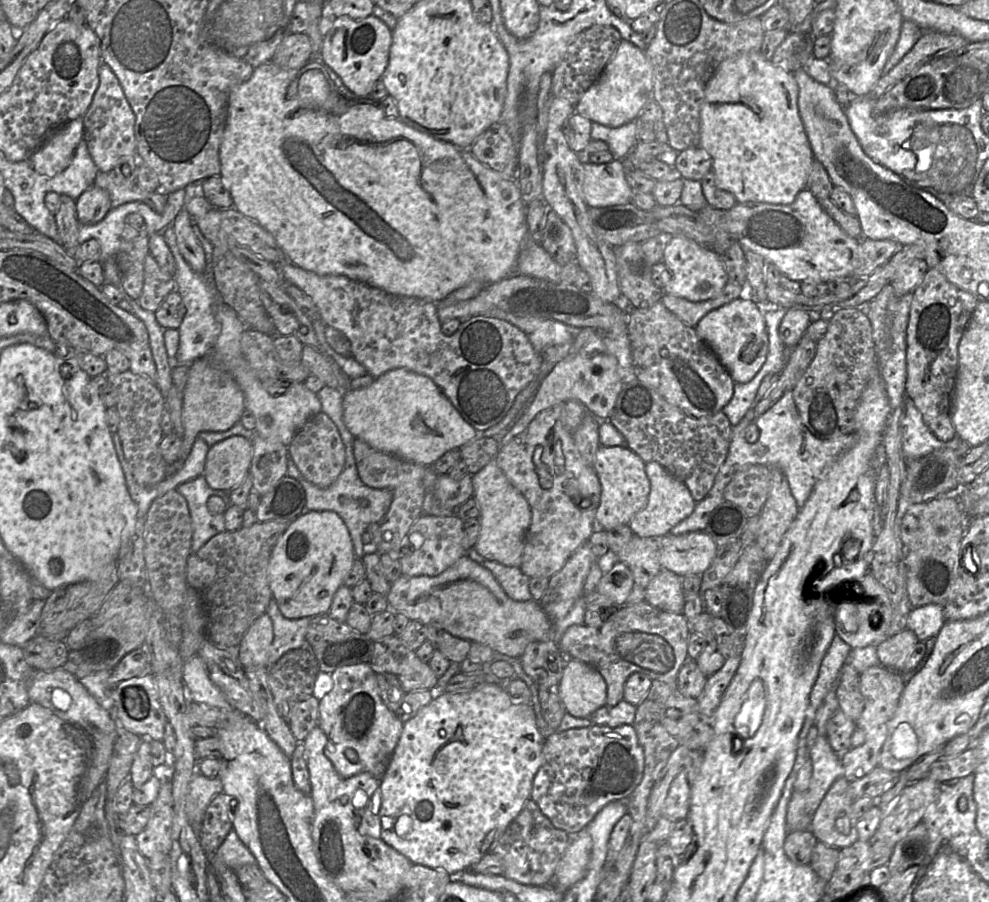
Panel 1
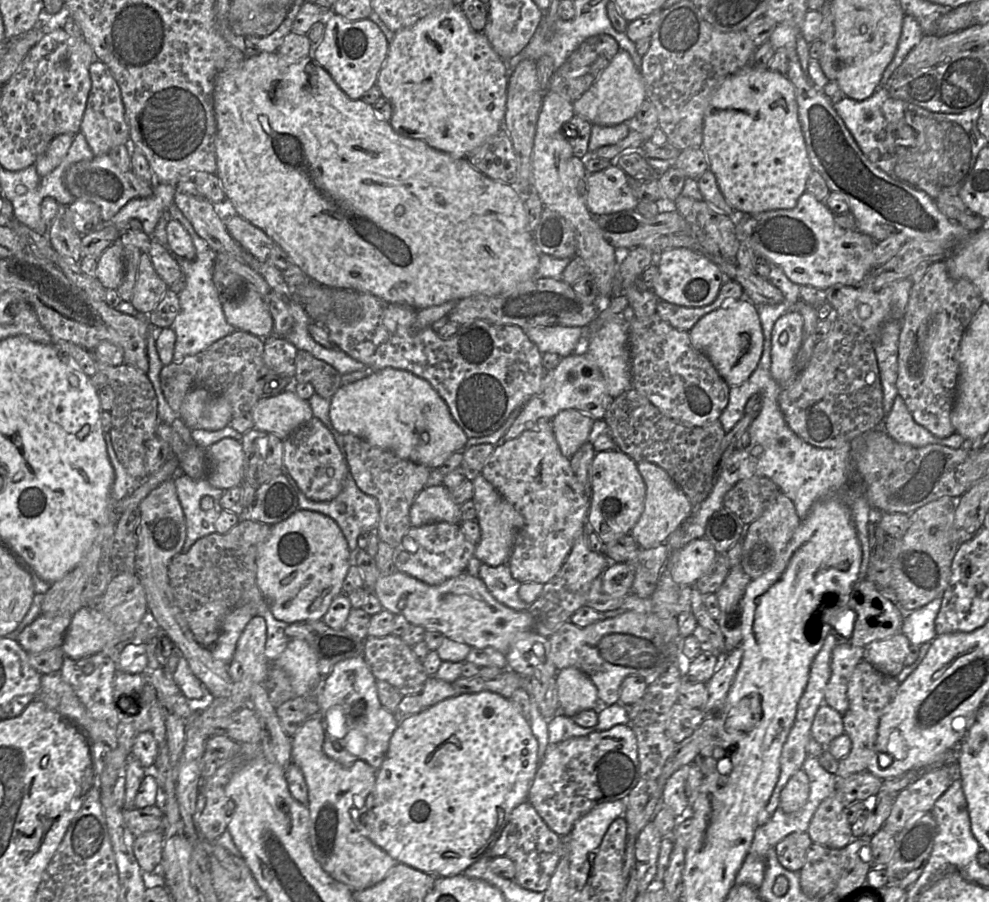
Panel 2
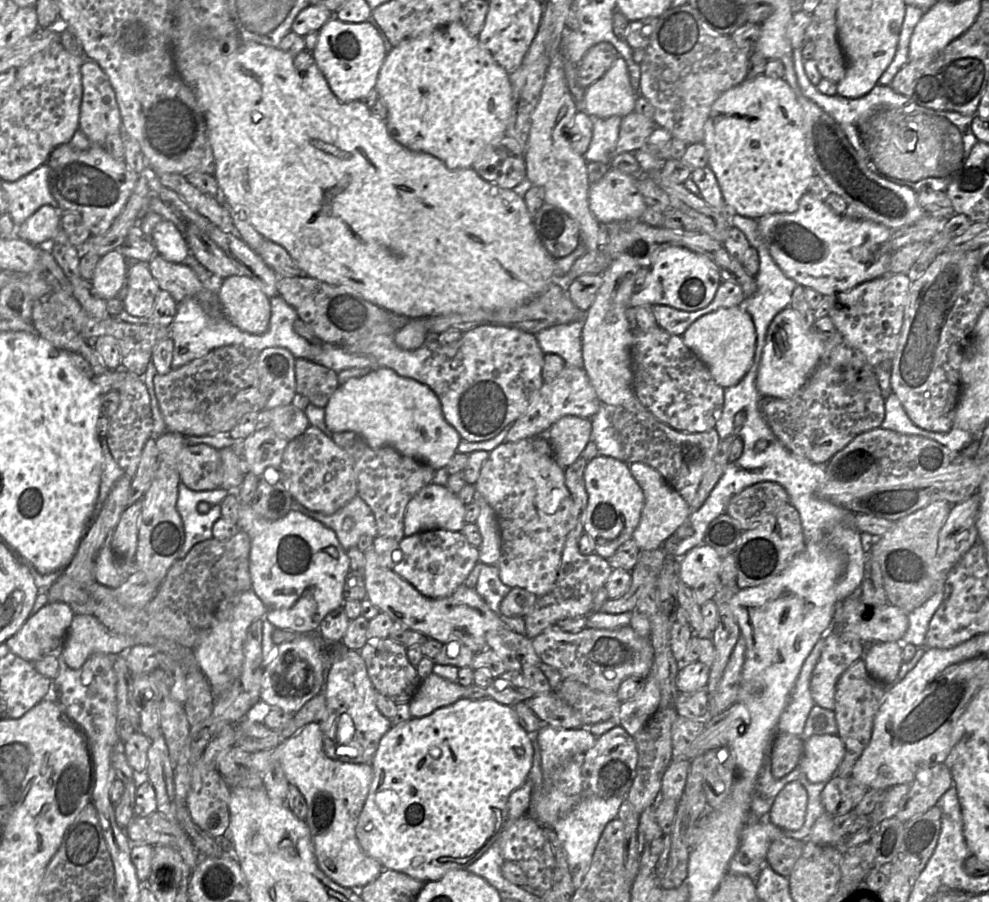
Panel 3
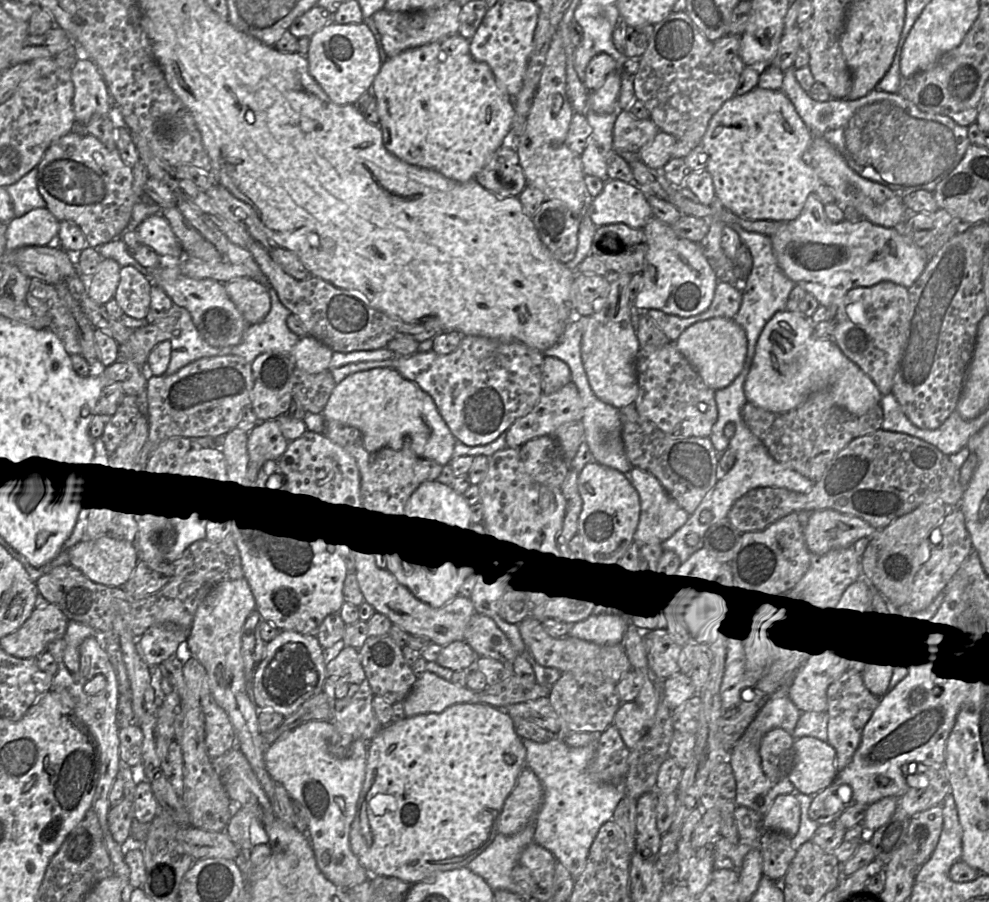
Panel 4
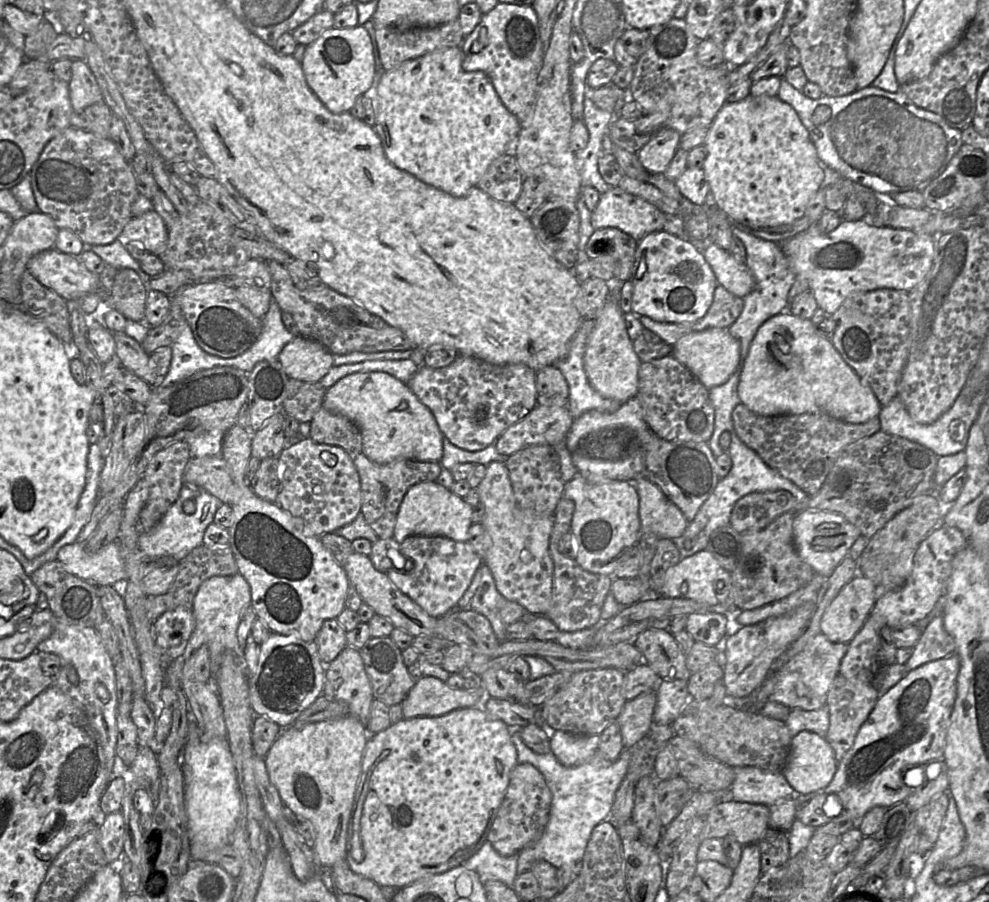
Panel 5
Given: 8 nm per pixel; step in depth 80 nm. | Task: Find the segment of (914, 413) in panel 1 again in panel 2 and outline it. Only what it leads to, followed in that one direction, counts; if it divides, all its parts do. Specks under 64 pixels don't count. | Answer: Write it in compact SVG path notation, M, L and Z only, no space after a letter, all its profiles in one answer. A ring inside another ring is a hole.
M898 394L889 414L883 421L883 429L897 442L914 447L940 444L959 449L964 438L957 432L946 438L939 438L915 422L903 398Z

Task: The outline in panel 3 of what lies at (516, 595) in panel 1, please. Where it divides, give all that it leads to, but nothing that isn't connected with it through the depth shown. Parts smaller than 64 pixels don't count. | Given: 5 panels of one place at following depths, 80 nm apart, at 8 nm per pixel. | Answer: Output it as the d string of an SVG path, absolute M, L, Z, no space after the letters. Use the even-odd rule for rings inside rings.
M482 564L475 590L489 608L500 615L501 602L508 595L511 588L501 582L499 569L496 565Z

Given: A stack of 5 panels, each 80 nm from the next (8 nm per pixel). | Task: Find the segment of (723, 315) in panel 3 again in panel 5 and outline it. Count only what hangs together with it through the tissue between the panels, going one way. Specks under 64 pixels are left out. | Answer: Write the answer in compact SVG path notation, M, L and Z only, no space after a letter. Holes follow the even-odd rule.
M708 328L682 336L672 348L672 355L707 389L726 383L740 361L740 342L726 328Z

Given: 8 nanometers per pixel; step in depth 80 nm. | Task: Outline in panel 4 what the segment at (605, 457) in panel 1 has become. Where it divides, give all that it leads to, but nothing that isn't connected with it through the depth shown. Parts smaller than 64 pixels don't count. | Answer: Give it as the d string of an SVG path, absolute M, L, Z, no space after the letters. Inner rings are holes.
M592 461L578 475L582 510L577 534L582 538L584 557L599 567L612 568L619 556L634 542L640 520L640 497L626 474Z

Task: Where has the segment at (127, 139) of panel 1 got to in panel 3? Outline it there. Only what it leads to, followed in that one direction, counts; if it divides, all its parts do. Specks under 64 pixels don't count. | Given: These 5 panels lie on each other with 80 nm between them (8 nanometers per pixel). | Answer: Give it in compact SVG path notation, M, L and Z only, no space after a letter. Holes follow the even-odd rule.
M90 59L81 65L82 101L79 129L91 144L103 145L107 136L122 134L122 119L108 76Z

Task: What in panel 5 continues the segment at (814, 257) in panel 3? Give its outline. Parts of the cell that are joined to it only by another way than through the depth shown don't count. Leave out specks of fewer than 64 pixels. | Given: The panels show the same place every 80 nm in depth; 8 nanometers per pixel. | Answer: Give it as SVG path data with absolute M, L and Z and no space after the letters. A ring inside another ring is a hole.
M825 185L812 197L805 211L811 225L805 231L782 244L791 269L804 276L817 305L832 315L848 296L876 289L909 292L931 270L935 260L936 237L917 234L911 230L874 226L871 222L842 220L832 232L822 234L818 229L825 208Z

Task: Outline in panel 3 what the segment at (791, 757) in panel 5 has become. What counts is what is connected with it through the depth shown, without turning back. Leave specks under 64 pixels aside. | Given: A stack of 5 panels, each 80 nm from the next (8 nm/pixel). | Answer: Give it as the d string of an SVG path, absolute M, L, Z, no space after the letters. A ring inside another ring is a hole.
M813 735L804 740L798 766L809 782L827 782L836 775L844 755L845 745L838 735Z

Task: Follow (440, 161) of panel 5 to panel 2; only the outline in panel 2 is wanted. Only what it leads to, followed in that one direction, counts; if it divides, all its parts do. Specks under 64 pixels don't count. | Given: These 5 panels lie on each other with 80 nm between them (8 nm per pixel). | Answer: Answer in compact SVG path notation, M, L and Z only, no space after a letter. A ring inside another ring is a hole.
M455 6L396 32L376 85L382 97L392 105L389 122L398 134L422 140L434 149L463 158L503 128L509 76L507 62L495 52L483 32L471 28L460 6Z

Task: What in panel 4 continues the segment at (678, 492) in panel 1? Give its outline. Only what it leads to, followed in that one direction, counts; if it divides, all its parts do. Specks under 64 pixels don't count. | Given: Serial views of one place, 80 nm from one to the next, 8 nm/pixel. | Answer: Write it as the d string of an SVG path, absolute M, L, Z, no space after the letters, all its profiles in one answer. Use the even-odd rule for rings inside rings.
M632 467L626 475L639 494L641 505L640 520L634 534L634 542L641 546L642 544L658 544L669 539L686 523L689 514L651 473Z

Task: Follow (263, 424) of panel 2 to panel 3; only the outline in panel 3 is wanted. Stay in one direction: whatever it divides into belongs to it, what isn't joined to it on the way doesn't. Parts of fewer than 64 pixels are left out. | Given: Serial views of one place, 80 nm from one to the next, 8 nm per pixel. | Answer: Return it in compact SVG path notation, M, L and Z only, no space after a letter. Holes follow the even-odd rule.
M293 405L279 406L260 413L260 424L271 427L278 436L290 441L301 435L309 426L304 410Z

